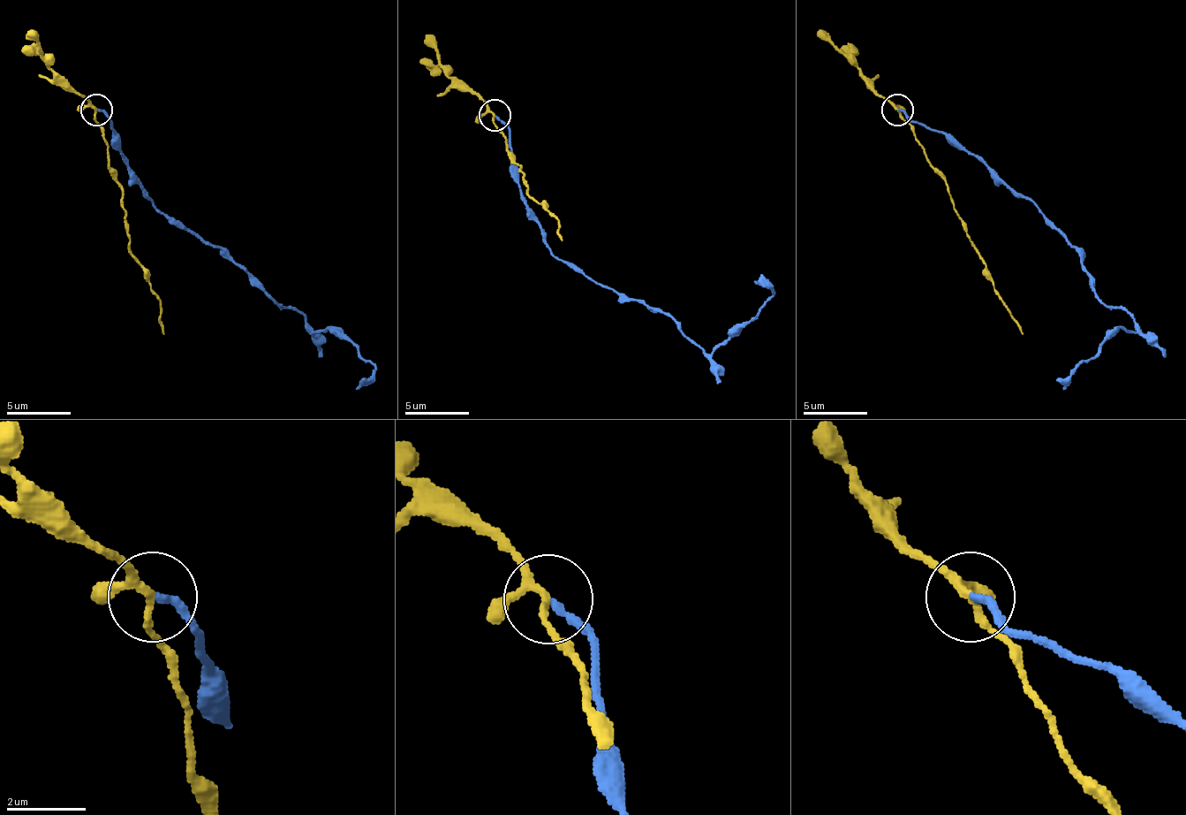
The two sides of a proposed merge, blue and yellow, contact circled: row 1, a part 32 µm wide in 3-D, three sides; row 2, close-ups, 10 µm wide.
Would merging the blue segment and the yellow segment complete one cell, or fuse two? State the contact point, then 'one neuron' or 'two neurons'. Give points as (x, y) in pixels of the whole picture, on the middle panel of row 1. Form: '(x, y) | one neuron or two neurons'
(494, 115) | two neurons

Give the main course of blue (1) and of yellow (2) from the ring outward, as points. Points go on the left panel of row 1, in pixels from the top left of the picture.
1: (95, 110), (111, 120), (127, 168), (147, 197), (223, 248), (316, 331), (336, 329), (374, 367), (355, 390)
2: (95, 110), (108, 171), (121, 187), (127, 248), (160, 303), (162, 335)

